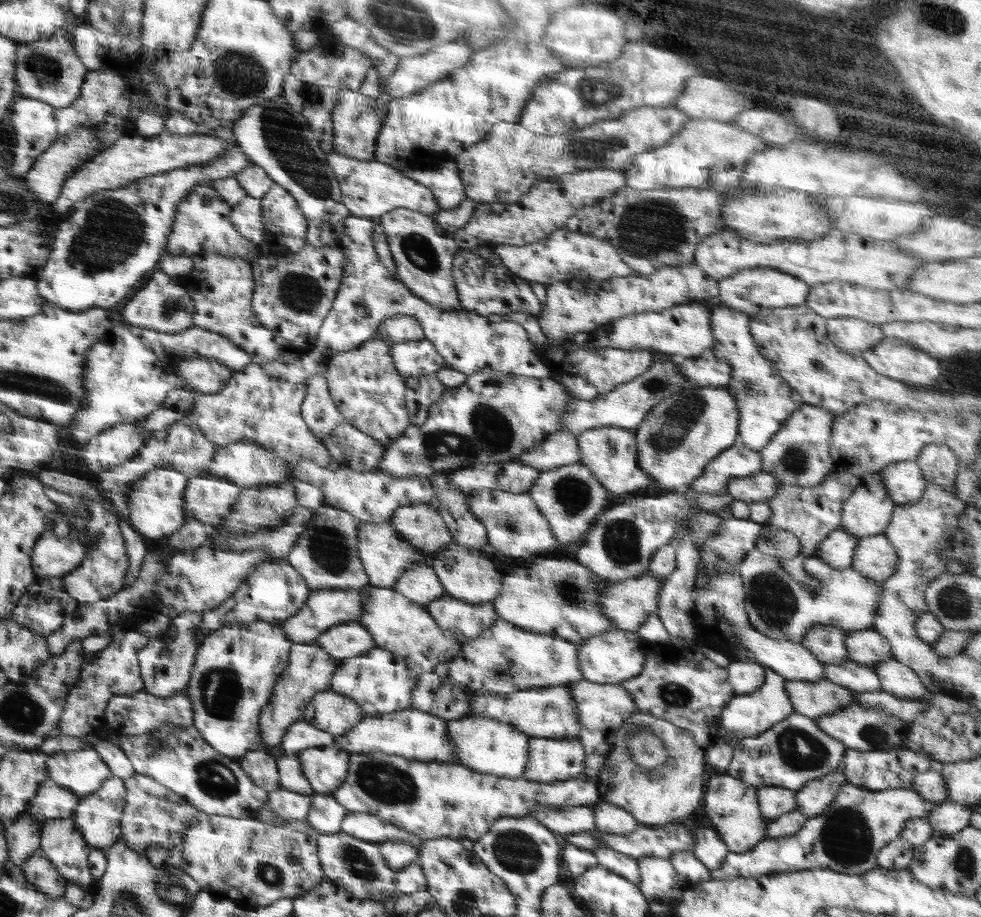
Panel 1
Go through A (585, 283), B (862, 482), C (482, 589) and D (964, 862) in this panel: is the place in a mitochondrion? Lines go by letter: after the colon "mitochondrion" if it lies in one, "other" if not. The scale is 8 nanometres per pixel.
A: other
B: other
C: other
D: mitochondrion

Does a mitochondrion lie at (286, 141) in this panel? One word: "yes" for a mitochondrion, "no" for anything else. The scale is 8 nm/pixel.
yes

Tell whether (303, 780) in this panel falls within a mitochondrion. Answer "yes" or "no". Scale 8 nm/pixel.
no

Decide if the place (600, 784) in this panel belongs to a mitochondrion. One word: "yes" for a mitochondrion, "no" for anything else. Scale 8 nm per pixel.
no

